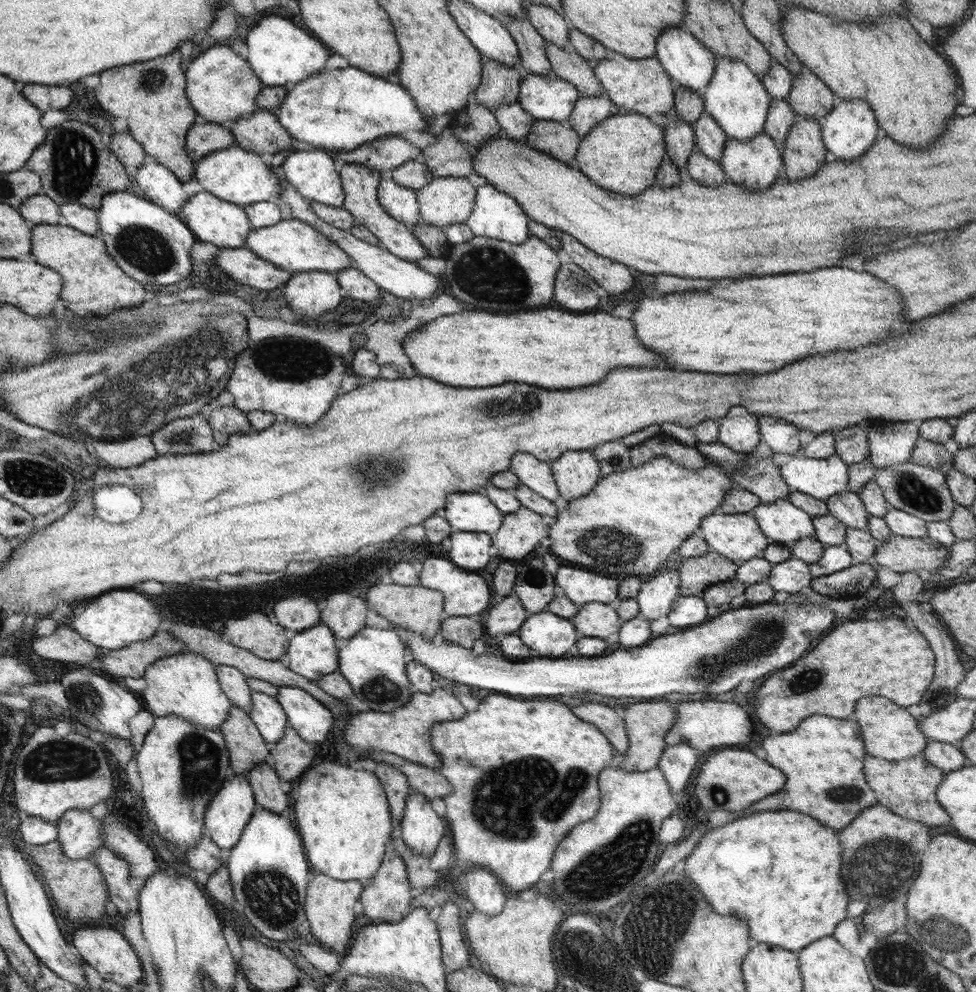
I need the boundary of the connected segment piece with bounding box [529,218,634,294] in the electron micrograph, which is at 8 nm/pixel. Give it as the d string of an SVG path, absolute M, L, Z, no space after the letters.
M533 218L529 220L529 228L532 236L540 237L556 250L560 248L565 250L570 255L573 264L582 268L598 286L602 286L610 294L620 294L620 292L632 288L634 280L632 280L628 266L600 256L593 249L586 248L586 245L577 238L568 233L545 227Z

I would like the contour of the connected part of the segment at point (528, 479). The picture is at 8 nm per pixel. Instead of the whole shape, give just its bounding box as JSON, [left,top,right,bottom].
[509,453,560,501]

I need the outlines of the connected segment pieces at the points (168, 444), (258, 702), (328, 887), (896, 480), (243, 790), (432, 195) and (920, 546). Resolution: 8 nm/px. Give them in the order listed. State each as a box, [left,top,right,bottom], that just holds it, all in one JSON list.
[[150,412,221,456],[248,678,288,744],[306,874,362,952],[874,460,954,522],[204,775,257,850],[417,178,477,228],[875,535,949,576]]

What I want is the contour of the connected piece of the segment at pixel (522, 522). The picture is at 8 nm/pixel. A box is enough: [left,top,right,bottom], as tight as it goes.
[491,506,548,561]

